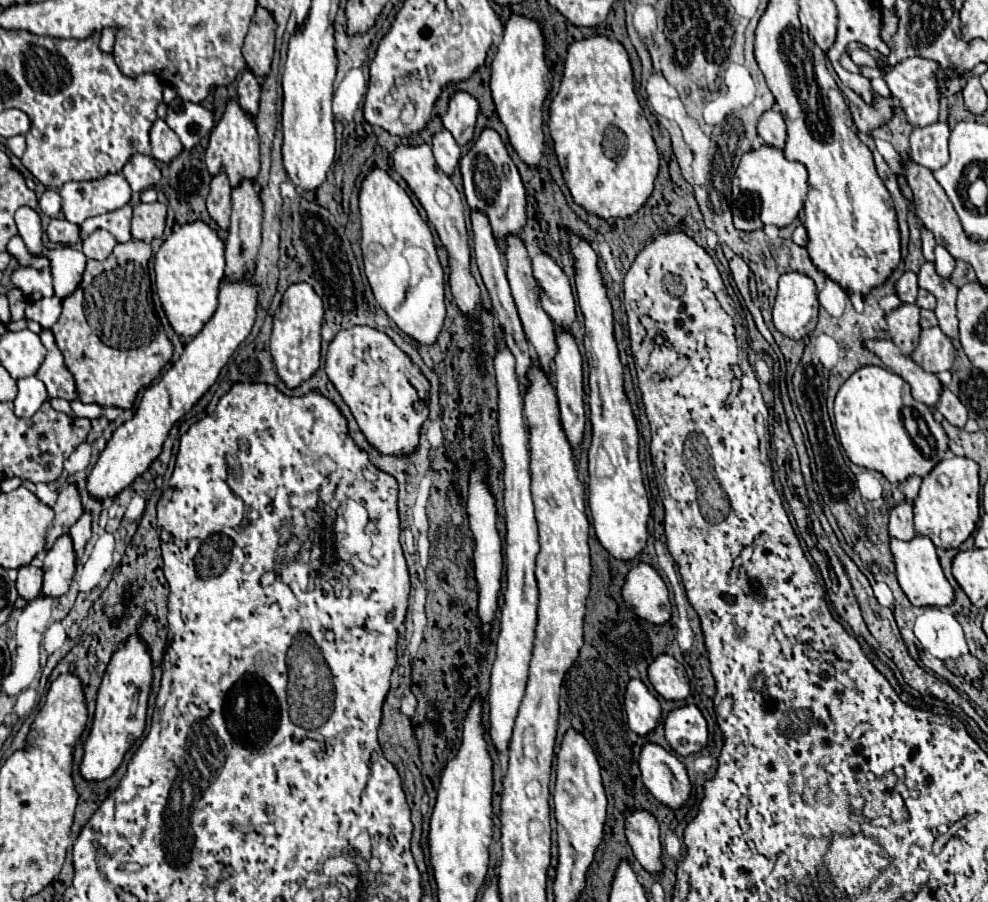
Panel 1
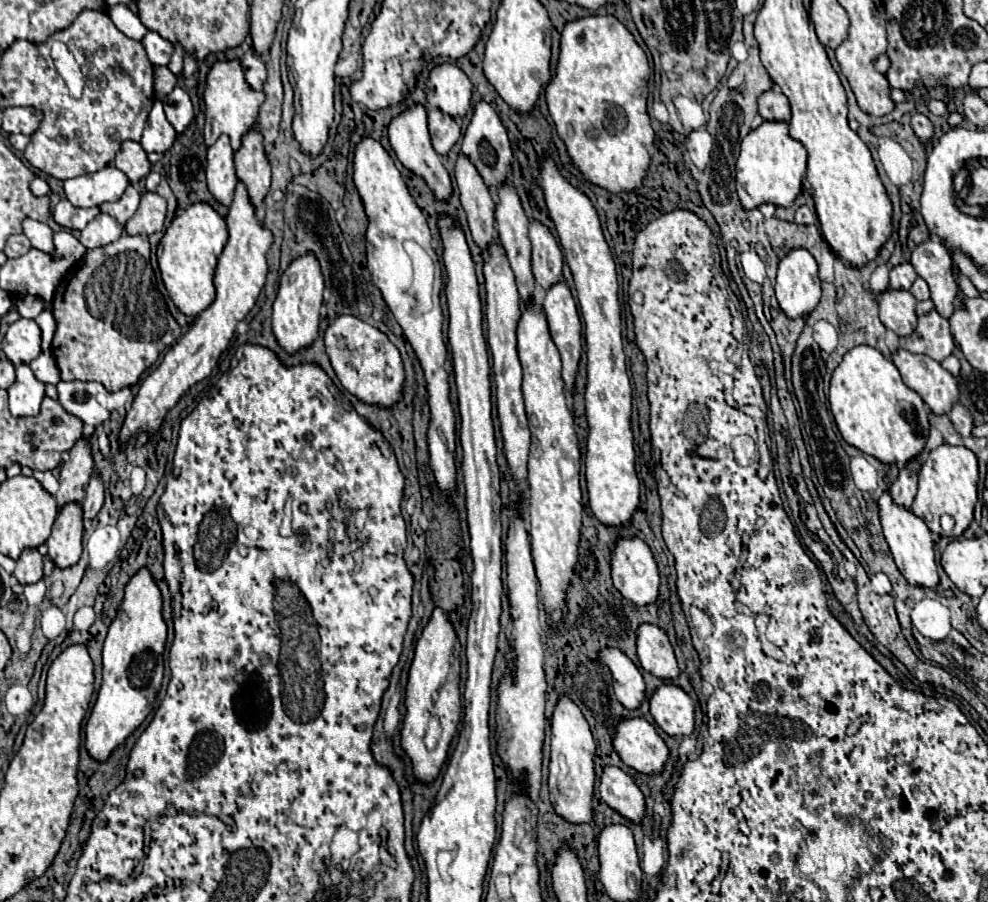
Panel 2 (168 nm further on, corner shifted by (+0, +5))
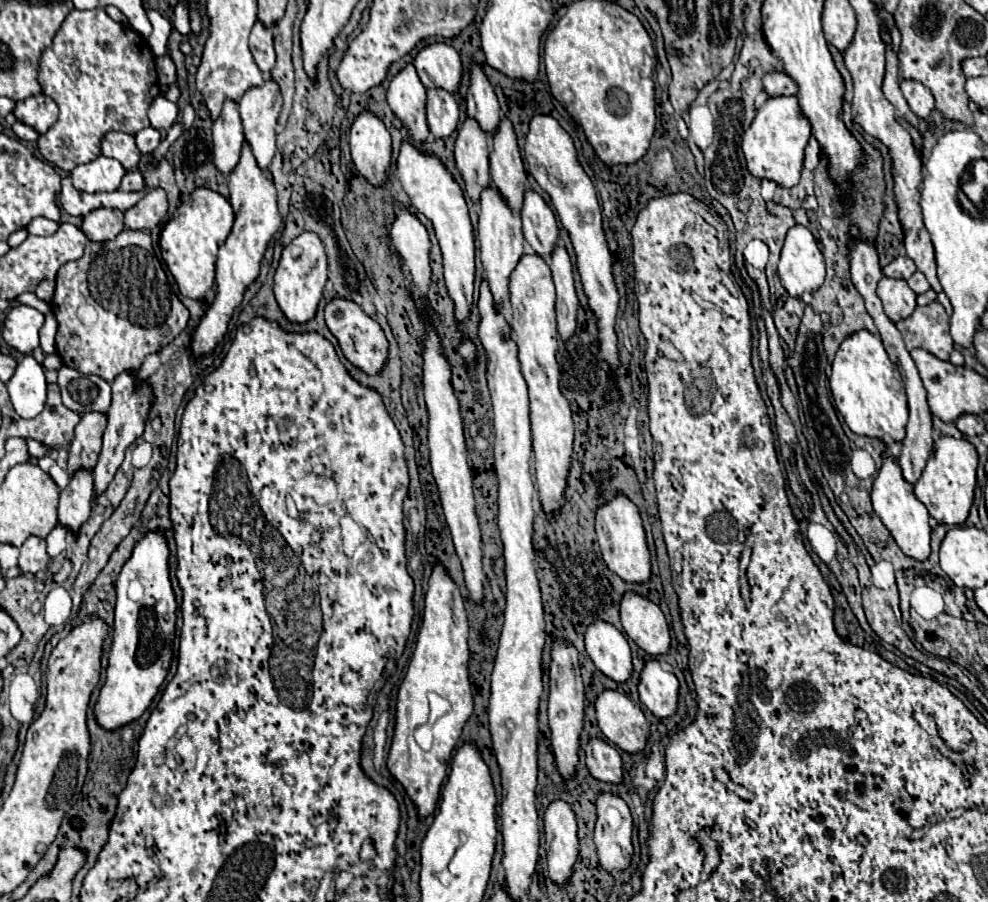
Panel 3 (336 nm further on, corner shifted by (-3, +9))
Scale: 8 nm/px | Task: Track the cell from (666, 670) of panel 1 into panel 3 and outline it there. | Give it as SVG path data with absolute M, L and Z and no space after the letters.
M627 591L619 603L621 625L625 633L649 655L663 655L669 649L671 635L663 611L647 597Z

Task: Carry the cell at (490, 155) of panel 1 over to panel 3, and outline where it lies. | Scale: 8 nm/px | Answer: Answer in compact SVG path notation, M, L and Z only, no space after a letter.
M473 61L471 65L471 77L469 77L469 89L467 89L467 115L475 117L481 125L481 129L495 133L495 125L499 125L499 101L497 95L489 83L489 79L483 73L483 67Z

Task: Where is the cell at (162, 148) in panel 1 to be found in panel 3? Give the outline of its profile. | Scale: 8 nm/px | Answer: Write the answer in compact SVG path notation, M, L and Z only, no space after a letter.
M147 127L147 129L141 129L137 135L135 135L135 143L137 143L137 149L143 153L143 155L149 155L157 149L161 141L161 135L157 129L153 127Z

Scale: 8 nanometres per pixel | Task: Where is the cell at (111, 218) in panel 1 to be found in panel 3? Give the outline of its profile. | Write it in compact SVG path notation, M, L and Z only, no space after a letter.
M137 169L127 171L119 189L123 189L123 191L141 191L143 189L143 175Z

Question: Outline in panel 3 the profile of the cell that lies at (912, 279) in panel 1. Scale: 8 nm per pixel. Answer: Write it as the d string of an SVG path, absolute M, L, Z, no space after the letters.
M897 257L889 265L883 267L883 273L887 277L893 277L893 279L907 279L915 271L917 271L917 267L915 267L915 263L909 257Z

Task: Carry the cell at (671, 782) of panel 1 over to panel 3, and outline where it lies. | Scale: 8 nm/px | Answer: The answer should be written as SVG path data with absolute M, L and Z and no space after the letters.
M603 689L595 699L595 715L603 737L625 749L637 753L645 747L649 725L643 711L623 693Z

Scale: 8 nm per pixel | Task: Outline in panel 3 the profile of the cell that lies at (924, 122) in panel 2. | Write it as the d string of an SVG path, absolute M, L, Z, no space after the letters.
M903 79L901 81L901 91L903 91L903 97L907 99L909 107L921 117L921 119L927 119L933 111L933 97L931 97L931 91L919 83L919 81L913 81L913 79Z

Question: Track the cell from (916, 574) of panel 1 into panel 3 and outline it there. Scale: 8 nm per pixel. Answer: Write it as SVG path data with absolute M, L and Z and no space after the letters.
M887 445L883 451L883 465L873 481L873 489L871 489L871 501L873 501L873 509L875 513L881 517L883 525L891 531L891 535L895 537L897 545L901 547L901 551L913 559L925 561L931 553L929 547L929 513L925 509L925 505L915 497L913 493L913 485L909 481L903 479L901 467L899 467L899 459L893 453L893 449Z

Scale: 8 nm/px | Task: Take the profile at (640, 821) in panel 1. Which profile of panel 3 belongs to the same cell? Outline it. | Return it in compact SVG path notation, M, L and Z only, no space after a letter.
M591 737L585 745L585 763L595 779L619 783L623 779L621 757L613 745L601 737Z

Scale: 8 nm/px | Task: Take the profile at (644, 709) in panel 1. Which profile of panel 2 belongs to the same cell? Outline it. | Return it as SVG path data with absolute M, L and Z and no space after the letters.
M602 649L600 657L606 659L606 665L614 677L614 691L618 701L628 709L636 711L646 695L646 685L638 667L620 651L620 649Z

